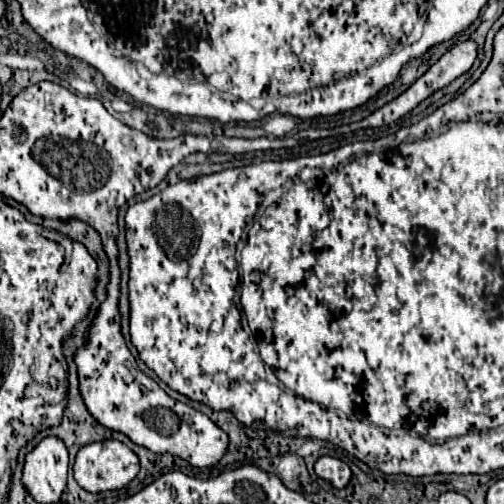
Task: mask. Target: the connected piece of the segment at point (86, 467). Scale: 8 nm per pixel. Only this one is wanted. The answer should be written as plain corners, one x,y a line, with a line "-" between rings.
103,440
103,442
91,442
87,446
83,446
77,452
75,458
75,480
81,488
85,488
87,492
107,492
107,490
117,490
123,488
125,484
129,484
137,472
139,472
139,458
137,454
127,448
123,442
119,440

